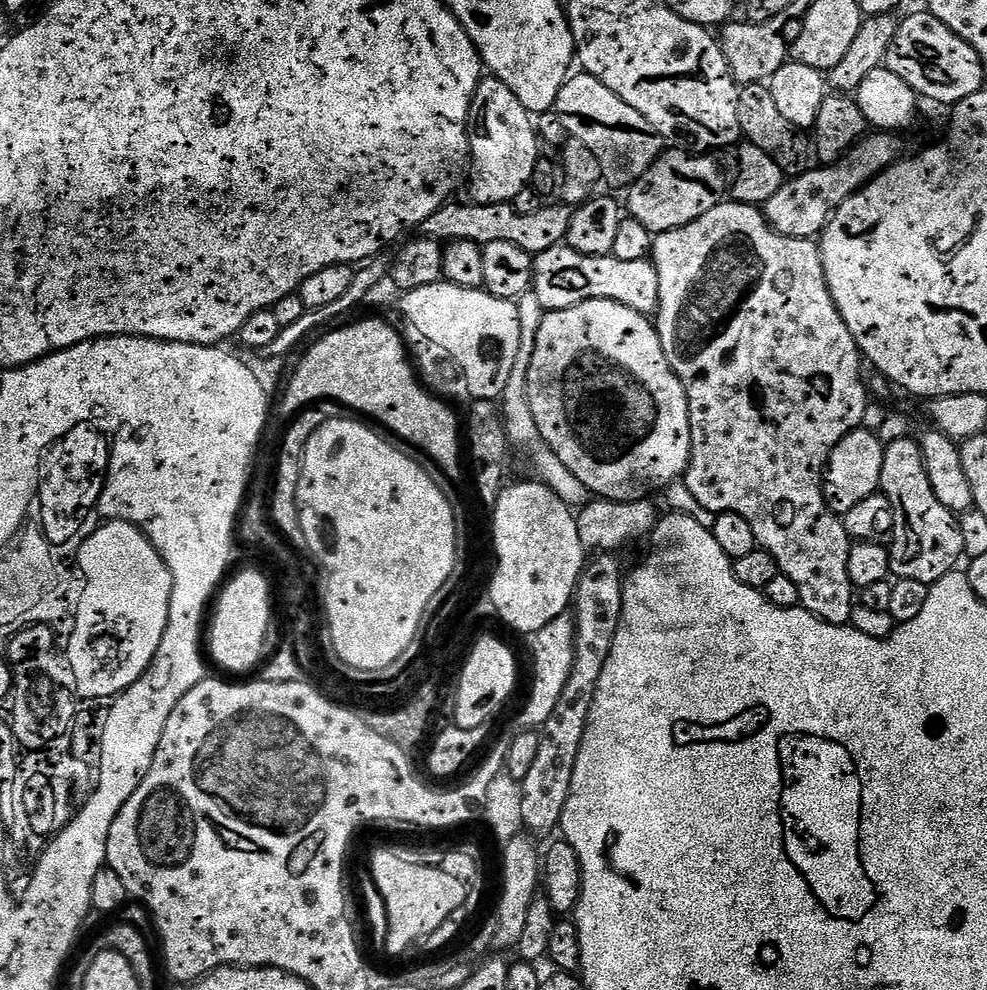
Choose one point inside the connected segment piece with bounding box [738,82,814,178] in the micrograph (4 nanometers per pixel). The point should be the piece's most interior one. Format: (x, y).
(761, 123)

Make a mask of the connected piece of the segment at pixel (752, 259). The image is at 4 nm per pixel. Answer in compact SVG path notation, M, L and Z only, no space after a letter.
M725 202L714 206L714 210L706 210L702 218L694 218L694 222L686 226L659 233L652 241L650 259L658 270L660 299L660 305L654 313L654 327L662 342L662 350L682 382L688 399L692 449L682 481L706 510L717 514L737 512L742 514L742 518L749 520L757 545L770 553L778 562L782 575L791 578L798 586L804 609L831 624L848 624L854 609L854 585L850 578L850 550L853 541L844 529L843 519L828 511L828 501L824 498L824 481L834 446L838 446L838 442L842 442L846 434L861 427L870 395L864 385L866 364L860 347L854 342L854 334L850 334L828 289L819 243L812 238L803 240L775 232L768 223L767 216L755 204Z

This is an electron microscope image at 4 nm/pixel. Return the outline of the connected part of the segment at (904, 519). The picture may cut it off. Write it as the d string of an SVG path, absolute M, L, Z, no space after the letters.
M915 439L895 440L886 445L882 458L882 478L879 491L888 496L894 506L896 525L892 531L888 548L888 557L892 567L891 575L902 580L913 580L930 586L934 582L938 582L938 578L953 571L959 565L956 563L964 556L960 521L954 513L946 510L946 506L942 506L942 502L938 502L938 498L934 498L934 486L930 486L930 478L926 474L924 465L924 456L920 453L920 445Z

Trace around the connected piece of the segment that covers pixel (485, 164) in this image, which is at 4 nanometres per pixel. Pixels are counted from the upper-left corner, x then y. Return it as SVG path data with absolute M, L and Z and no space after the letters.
M495 78L481 79L476 87L472 99L472 115L468 129L468 146L470 149L470 172L472 168L472 196L473 204L512 204L522 194L524 188L532 183L532 175L536 165L542 159L542 141L538 135L537 125L534 123L533 113L524 108L522 102L510 90L510 86Z

